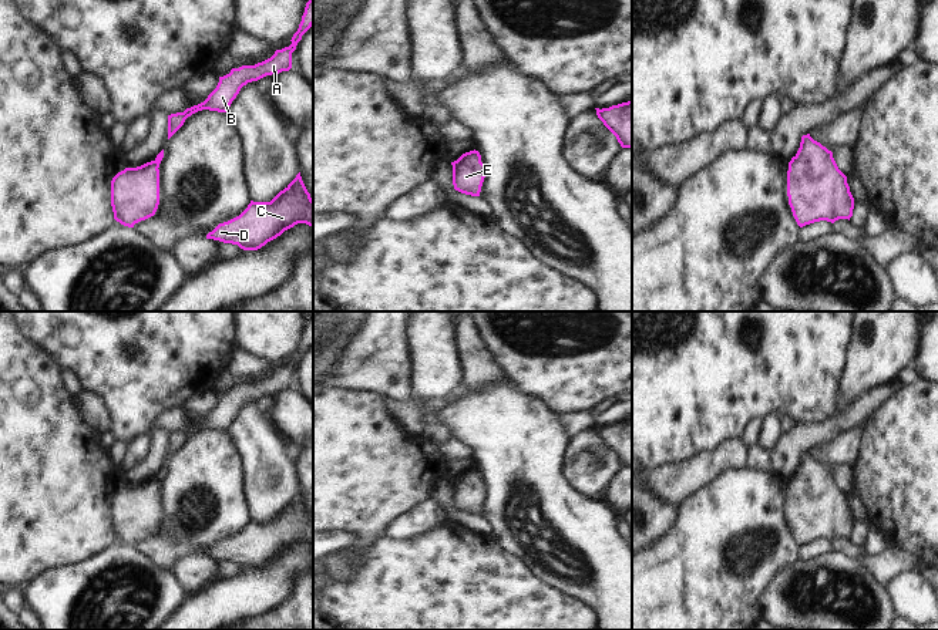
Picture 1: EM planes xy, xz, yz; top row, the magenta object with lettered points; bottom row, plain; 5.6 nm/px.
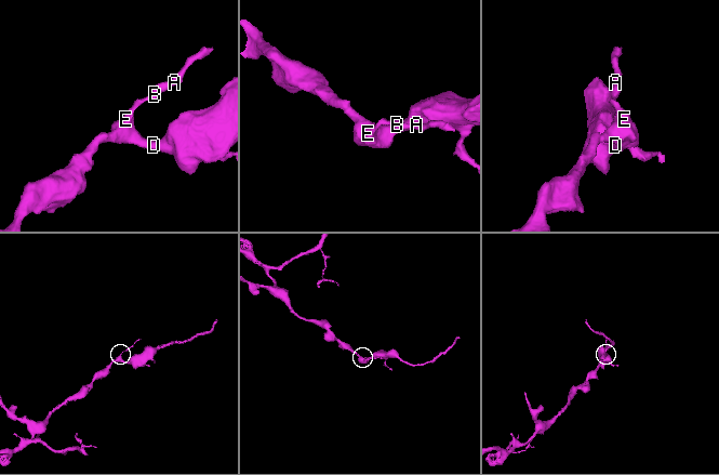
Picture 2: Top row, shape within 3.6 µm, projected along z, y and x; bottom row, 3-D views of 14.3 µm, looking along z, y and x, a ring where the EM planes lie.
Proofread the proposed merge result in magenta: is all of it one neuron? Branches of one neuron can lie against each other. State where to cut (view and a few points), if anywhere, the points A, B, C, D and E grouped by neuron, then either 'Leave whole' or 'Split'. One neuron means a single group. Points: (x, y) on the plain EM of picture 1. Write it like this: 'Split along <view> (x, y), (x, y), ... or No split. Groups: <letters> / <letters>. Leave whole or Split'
No split. Groups: A B C D E. Leave whole.

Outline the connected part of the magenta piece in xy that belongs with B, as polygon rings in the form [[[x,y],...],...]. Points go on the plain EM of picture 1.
[[[313,317],[306,321],[302,340],[297,350],[292,356],[292,363],[282,368],[276,368],[275,373],[255,384],[242,384],[232,387],[229,393],[219,395],[216,407],[208,414],[208,417],[184,431],[168,434],[168,458],[184,444],[185,438],[192,432],[209,428],[218,431],[226,431],[232,420],[239,412],[241,407],[248,401],[258,400],[266,394],[279,393],[292,387],[292,371],[296,368],[302,354],[313,344]]]

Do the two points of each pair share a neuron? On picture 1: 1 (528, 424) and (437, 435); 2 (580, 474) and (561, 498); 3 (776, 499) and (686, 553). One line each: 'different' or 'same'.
1: different
2: different
3: same

